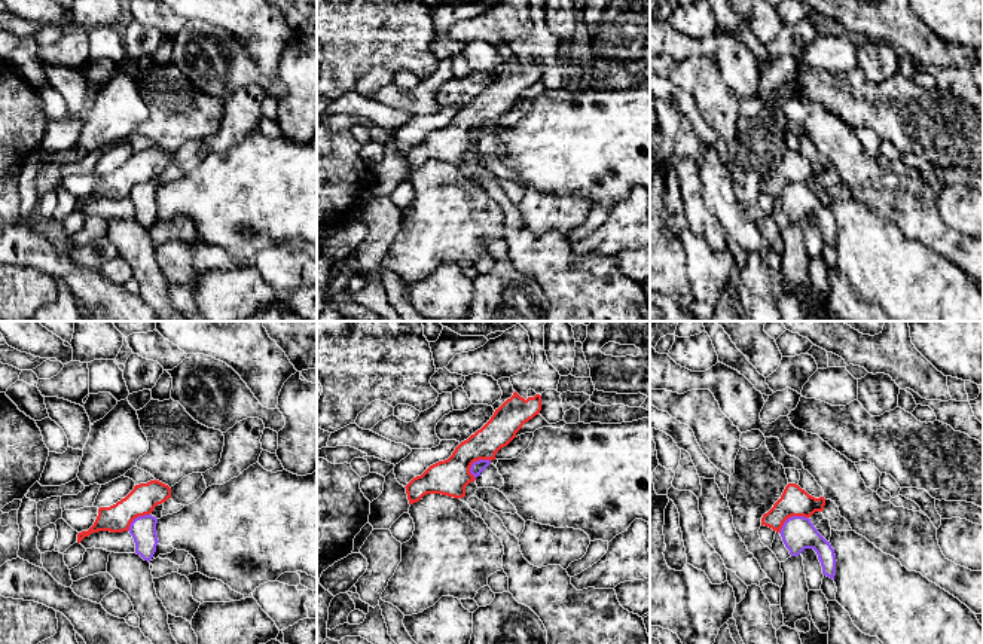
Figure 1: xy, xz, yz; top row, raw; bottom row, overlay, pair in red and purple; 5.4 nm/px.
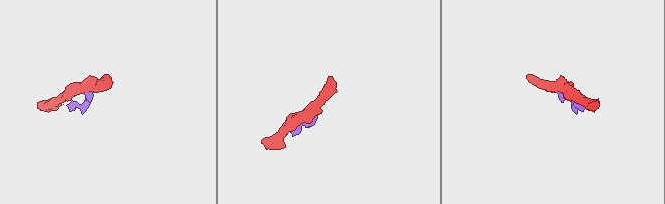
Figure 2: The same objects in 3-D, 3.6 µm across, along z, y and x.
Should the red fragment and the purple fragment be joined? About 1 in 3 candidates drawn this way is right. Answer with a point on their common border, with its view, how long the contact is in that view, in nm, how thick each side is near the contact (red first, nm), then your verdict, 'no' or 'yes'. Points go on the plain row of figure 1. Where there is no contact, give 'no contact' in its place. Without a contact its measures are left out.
contact yz (791, 182); length 190 nm; calibres 160 and 180 nm; no

